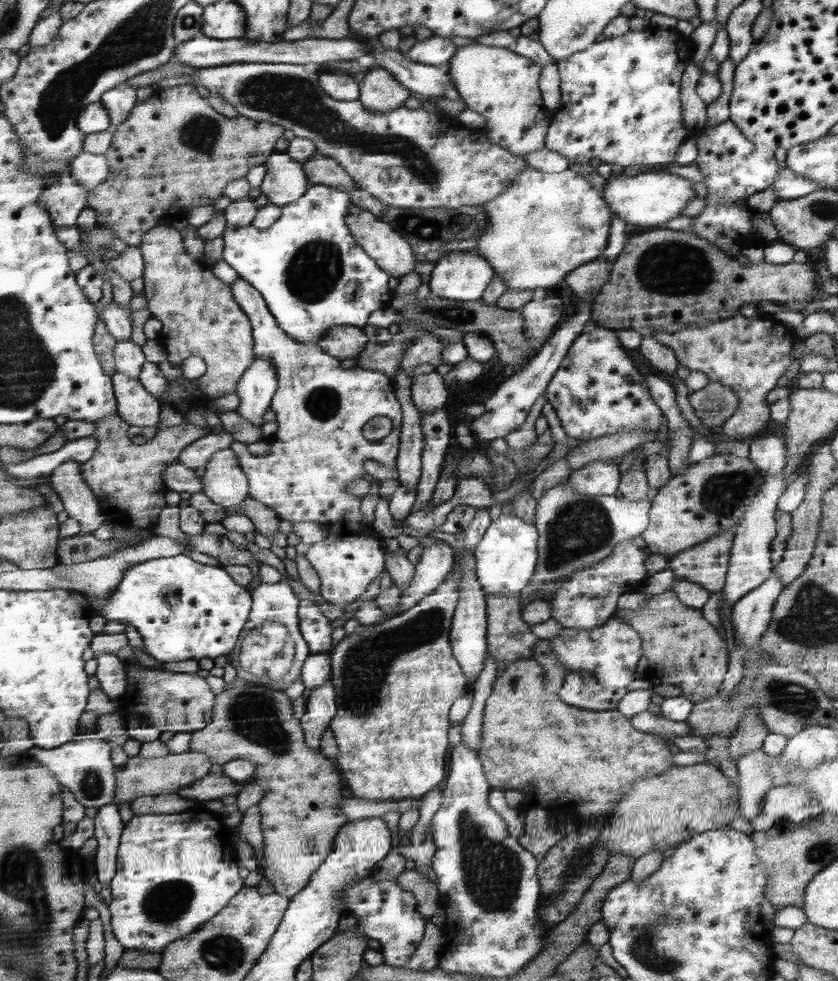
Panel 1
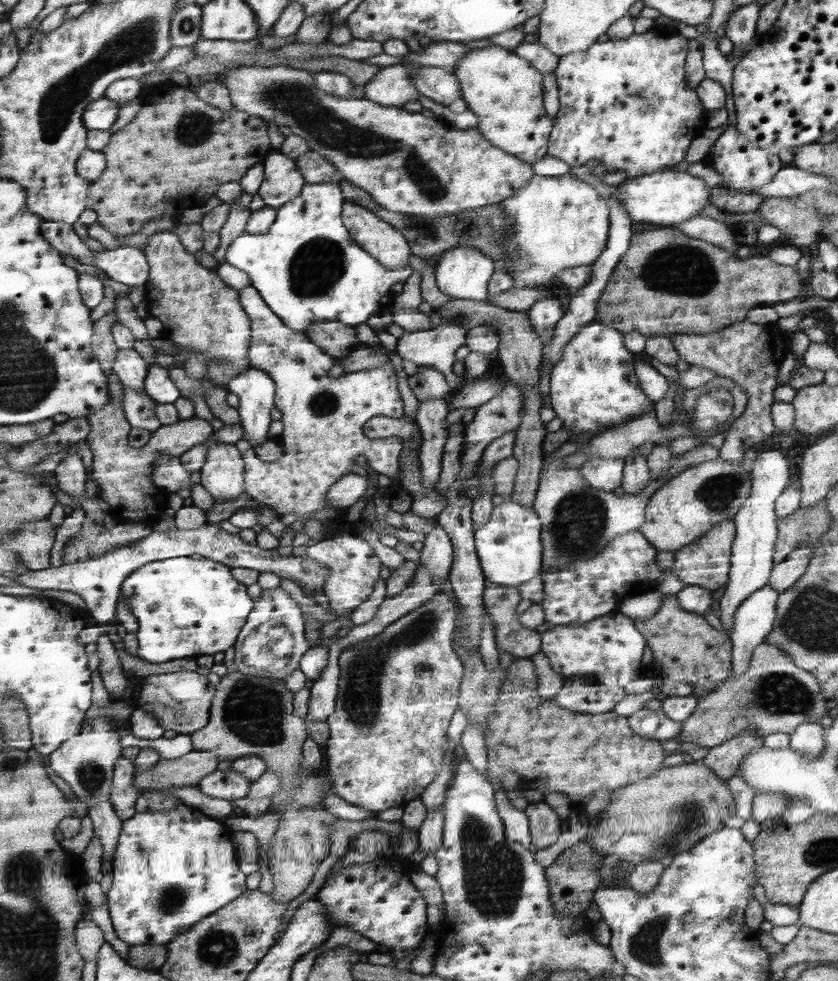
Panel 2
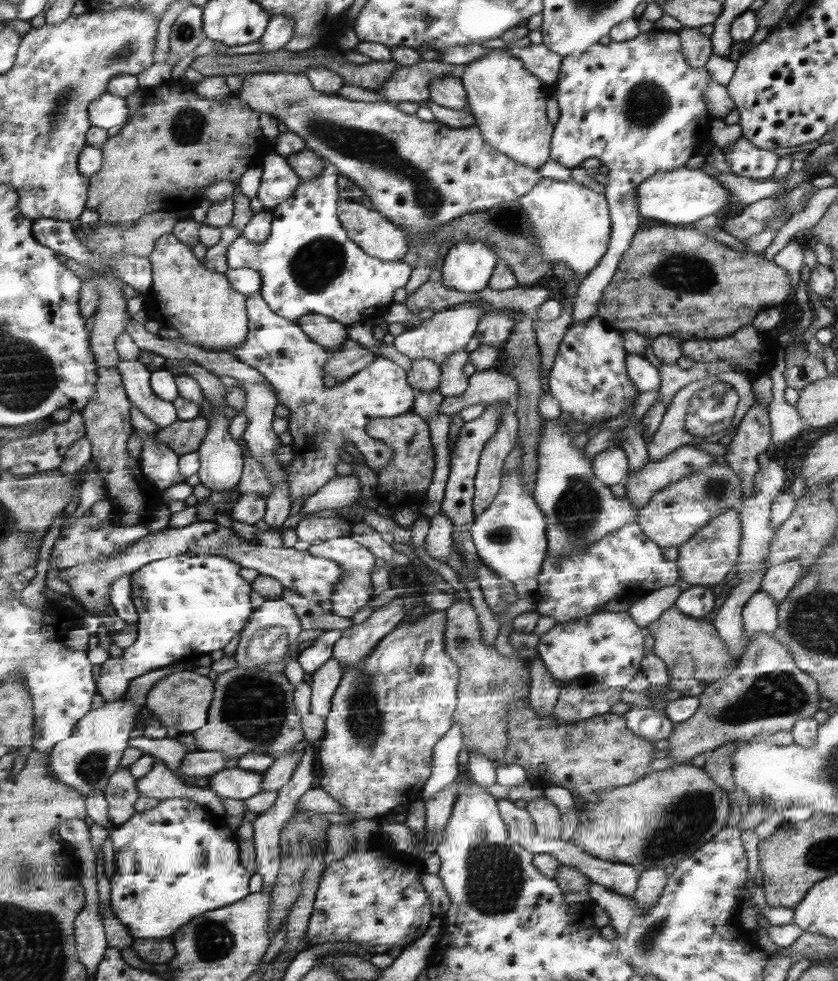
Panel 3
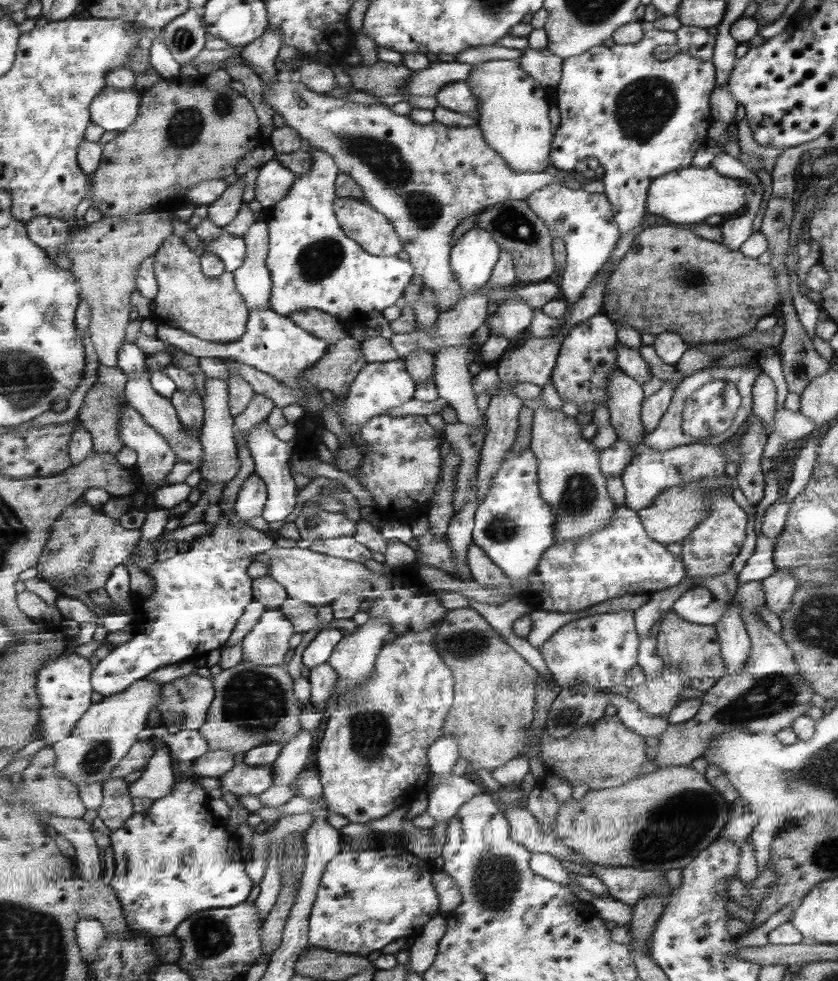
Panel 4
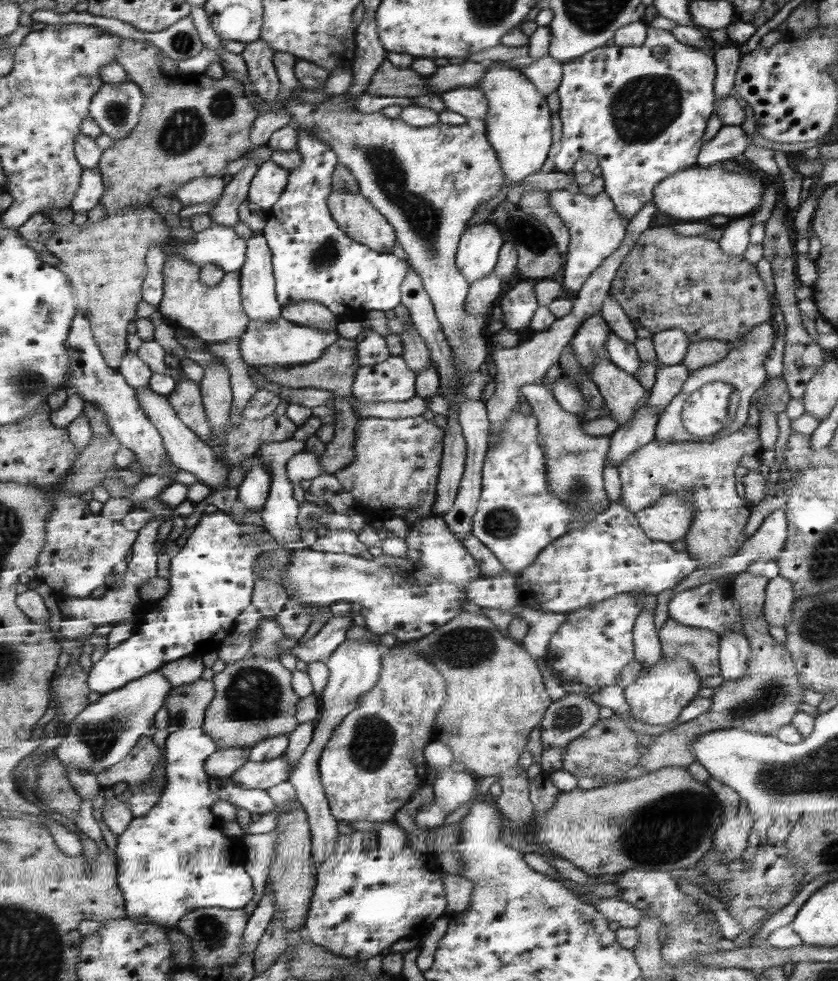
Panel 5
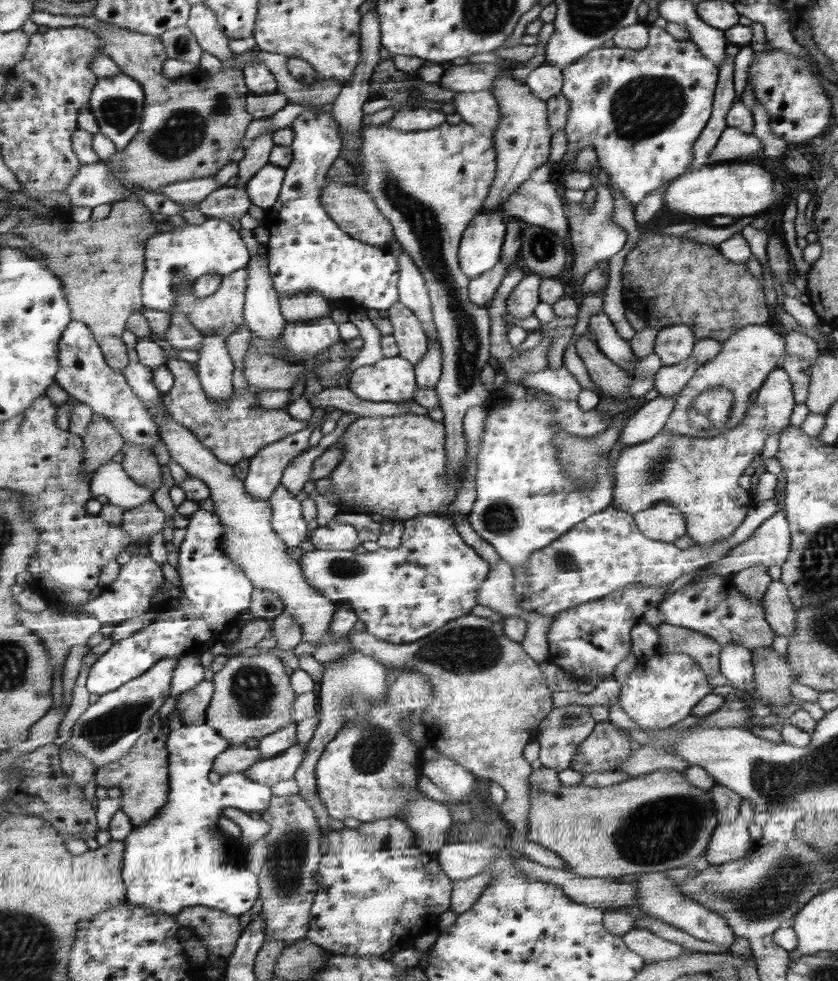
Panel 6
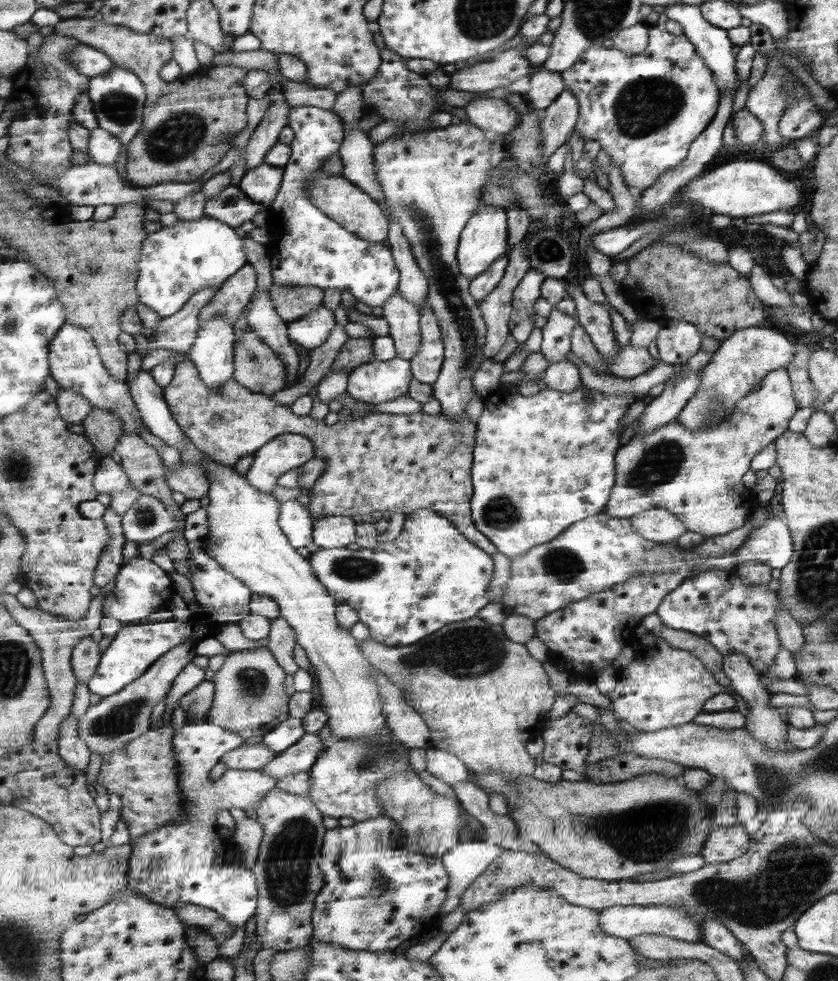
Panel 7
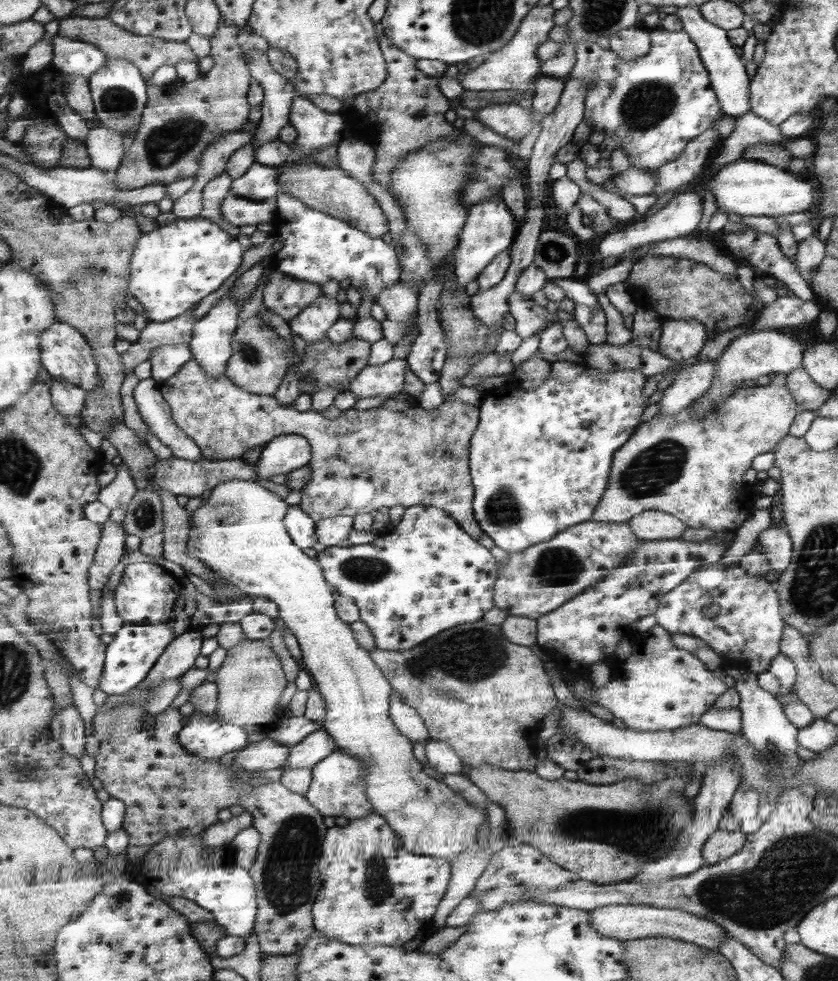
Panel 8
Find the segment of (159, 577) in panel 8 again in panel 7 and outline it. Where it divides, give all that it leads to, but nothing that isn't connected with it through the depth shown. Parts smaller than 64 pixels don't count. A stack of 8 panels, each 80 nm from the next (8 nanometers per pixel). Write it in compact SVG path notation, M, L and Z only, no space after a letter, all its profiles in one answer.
M132 558L122 566L116 578L114 594L105 597L102 611L105 617L118 618L125 625L129 625L157 610L167 608L173 593L173 582L169 573L161 566L157 566L151 559Z

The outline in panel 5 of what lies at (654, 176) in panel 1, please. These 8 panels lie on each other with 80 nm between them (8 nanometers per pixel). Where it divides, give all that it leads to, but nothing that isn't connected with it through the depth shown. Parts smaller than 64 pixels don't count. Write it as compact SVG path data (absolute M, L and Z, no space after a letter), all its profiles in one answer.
M720 163L712 164L707 167L693 166L677 173L670 174L665 180L659 182L654 188L653 205L658 213L665 214L675 220L685 222L703 222L711 216L727 216L731 218L743 217L757 211L763 195L763 188L767 183L767 176L756 171L750 171L748 175L743 173L733 173L725 171Z

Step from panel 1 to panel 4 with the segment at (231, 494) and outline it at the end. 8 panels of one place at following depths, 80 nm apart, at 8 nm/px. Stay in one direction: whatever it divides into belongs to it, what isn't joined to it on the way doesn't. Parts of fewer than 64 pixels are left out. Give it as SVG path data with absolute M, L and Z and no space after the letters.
M220 378L210 379L205 383L206 395L204 397L204 406L206 407L205 422L202 426L202 442L203 466L201 466L201 478L206 480L208 484L227 484L231 482L239 470L241 470L241 460L239 460L239 452L237 451L237 443L235 443L235 419L231 410L229 410L229 386L227 380Z

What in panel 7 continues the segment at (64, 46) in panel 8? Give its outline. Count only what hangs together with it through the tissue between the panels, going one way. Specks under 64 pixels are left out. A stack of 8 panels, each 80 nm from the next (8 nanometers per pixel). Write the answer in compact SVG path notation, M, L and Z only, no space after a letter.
M78 44L68 52L68 59L84 74L95 78L107 74L114 67L113 59L97 48Z

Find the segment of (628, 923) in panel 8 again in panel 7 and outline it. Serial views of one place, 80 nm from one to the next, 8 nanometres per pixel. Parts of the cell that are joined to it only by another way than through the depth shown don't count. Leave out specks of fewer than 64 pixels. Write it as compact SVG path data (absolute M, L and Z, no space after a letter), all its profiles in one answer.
M663 904L647 906L609 906L598 911L598 921L604 933L613 935L613 938L629 940L635 936L654 934L663 938L673 938L683 942L701 942L700 930L694 920L684 916L684 912L677 912Z

